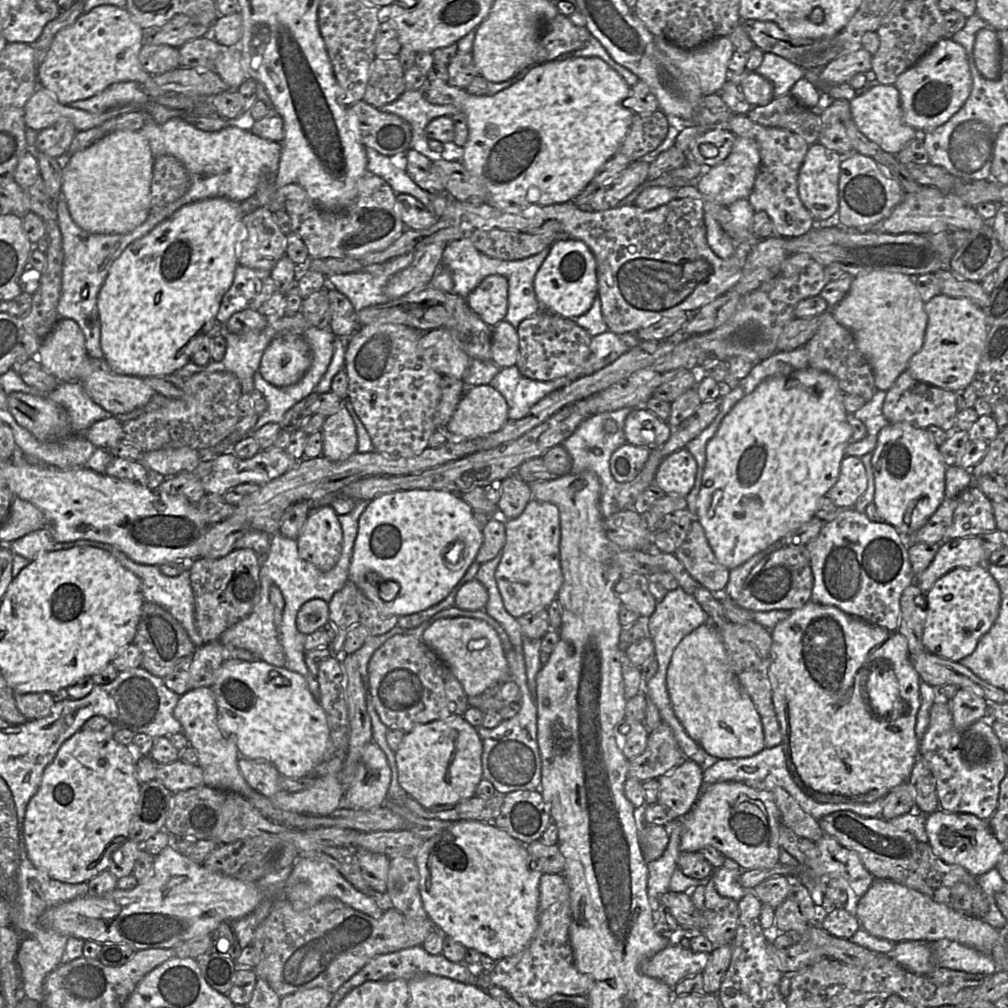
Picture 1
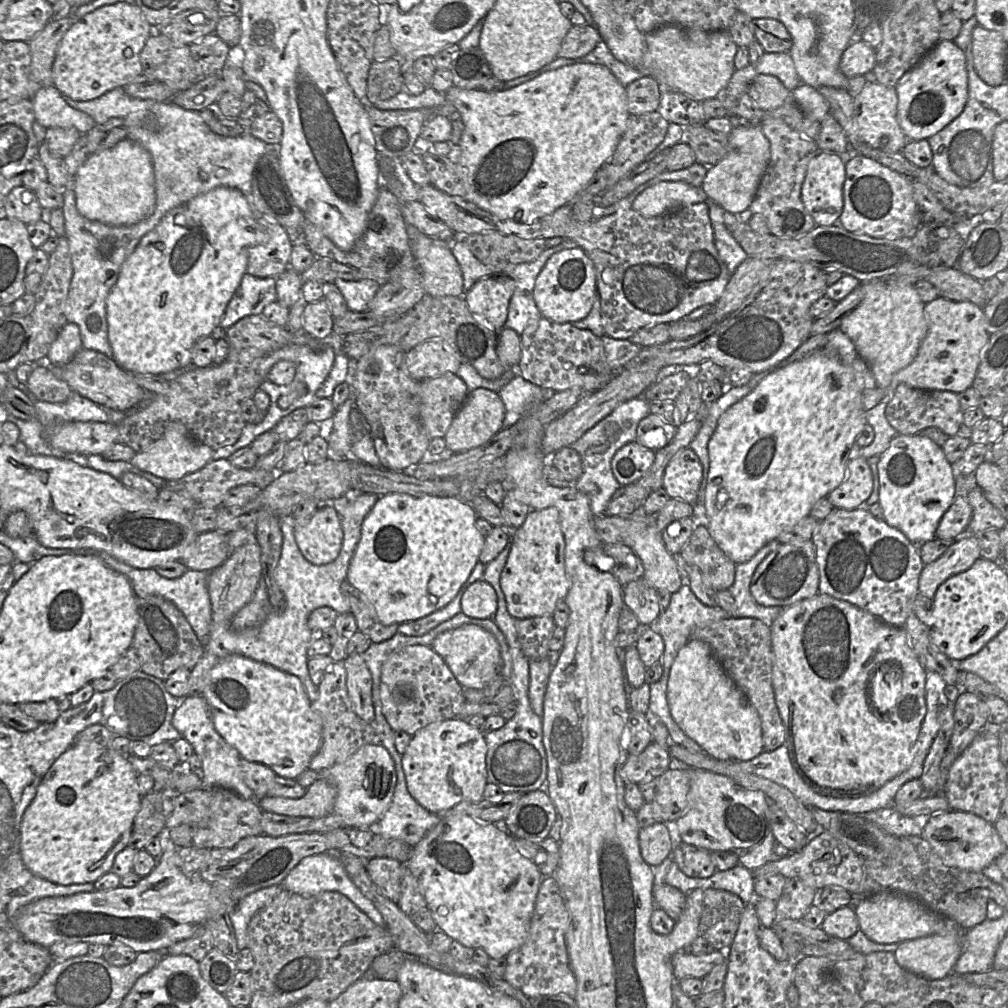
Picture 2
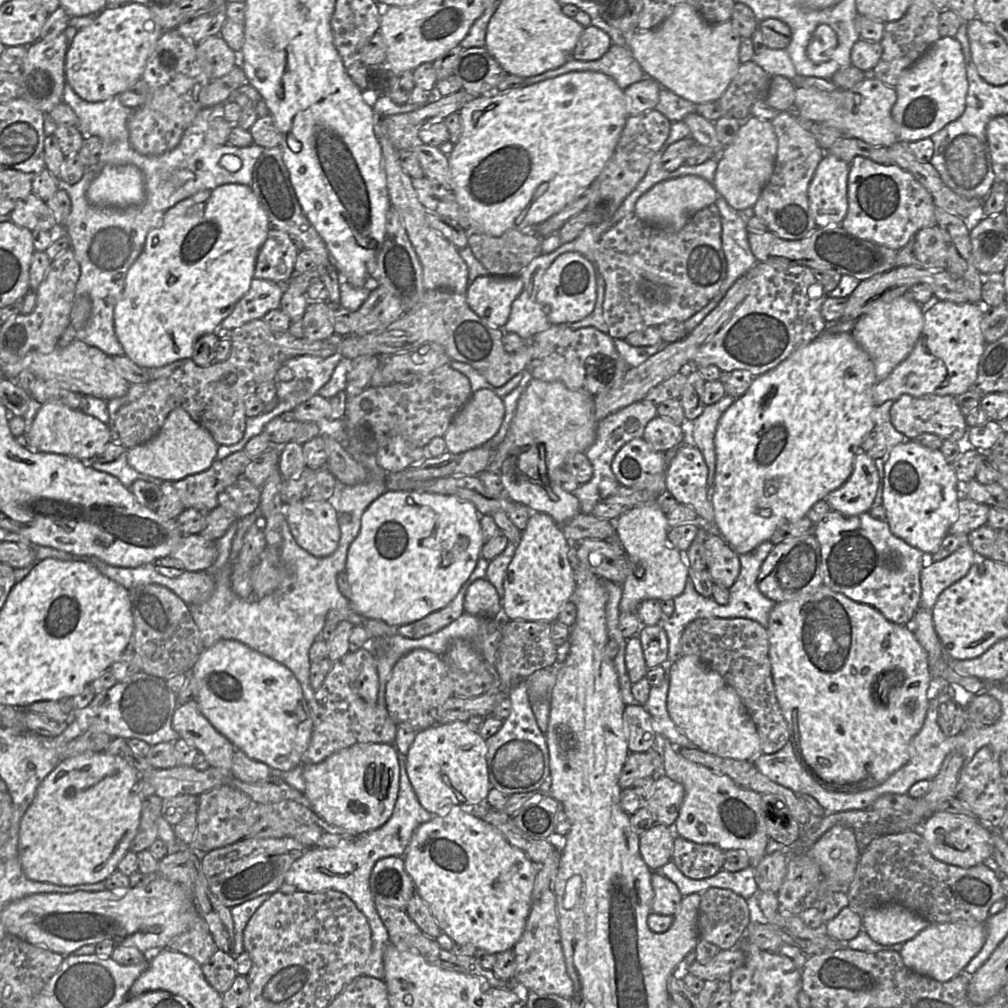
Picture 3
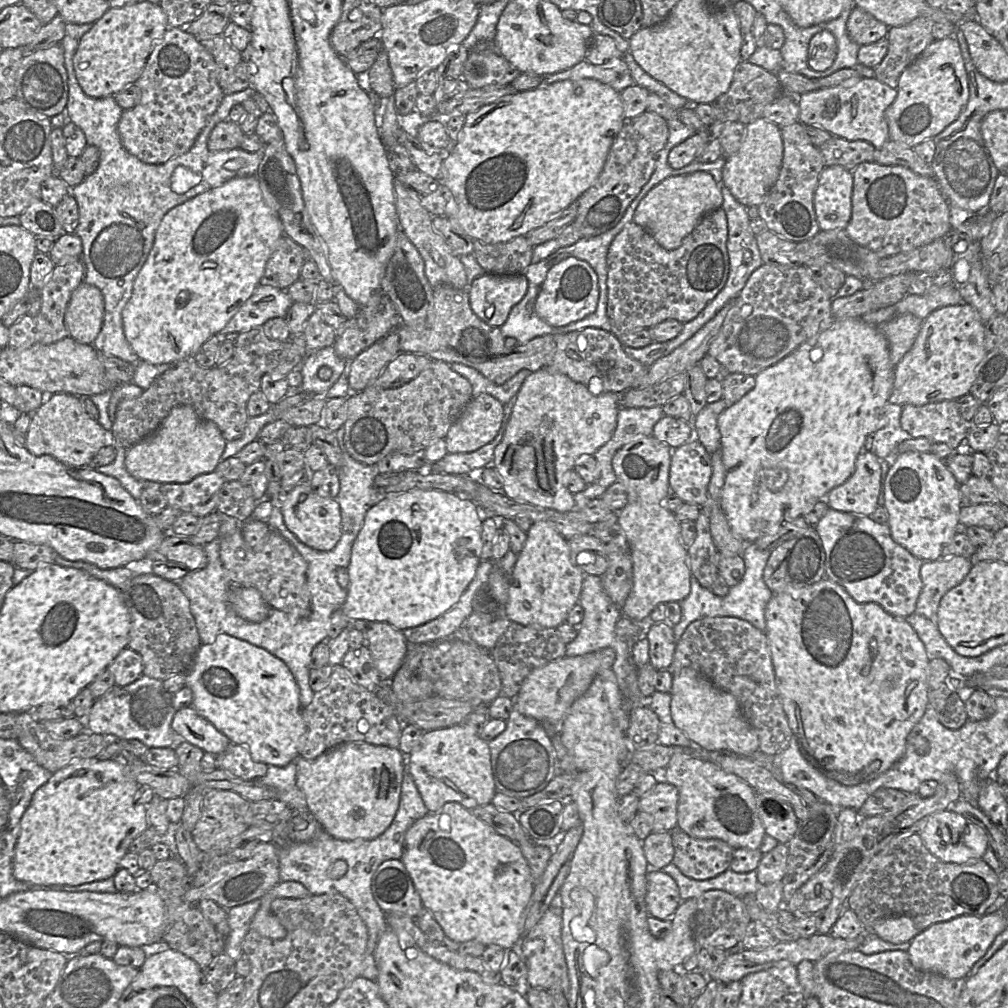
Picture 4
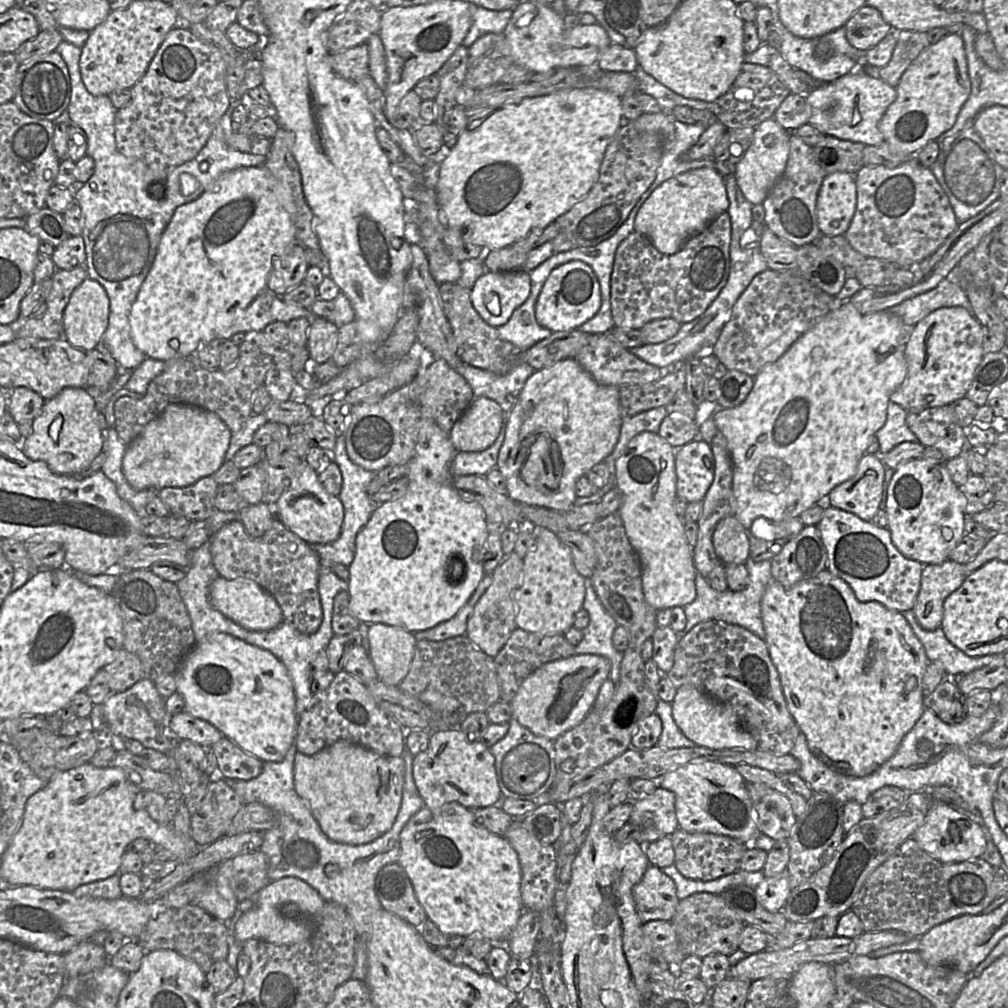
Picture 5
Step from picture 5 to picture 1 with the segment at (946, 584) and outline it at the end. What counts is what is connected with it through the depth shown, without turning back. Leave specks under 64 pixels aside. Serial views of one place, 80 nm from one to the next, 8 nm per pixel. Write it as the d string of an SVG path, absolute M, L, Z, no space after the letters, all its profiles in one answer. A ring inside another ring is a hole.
M967 536L941 542L928 568L915 579L926 594L943 575L956 568L972 568L983 564L983 543L979 536Z

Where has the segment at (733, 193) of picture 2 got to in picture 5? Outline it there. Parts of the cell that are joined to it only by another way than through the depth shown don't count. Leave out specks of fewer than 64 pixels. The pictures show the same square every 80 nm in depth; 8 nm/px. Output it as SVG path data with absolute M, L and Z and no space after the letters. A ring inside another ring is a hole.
M770 118L770 119L767 119L767 120L763 121L762 123L760 123L758 126L756 126L754 128L752 143L751 143L750 147L748 148L748 150L746 151L744 157L742 158L742 160L740 160L738 163L736 163L734 165L734 176L735 176L735 179L736 179L736 183L739 186L739 188L740 188L742 194L744 195L744 197L746 198L746 200L748 202L750 202L752 205L762 204L763 201L765 200L765 198L767 197L767 195L769 194L770 190L773 188L773 186L776 184L776 182L783 175L783 173L785 171L785 168L786 168L786 165L787 165L788 157L789 157L789 151L790 151L789 135L790 135L791 132L793 132L793 131L785 130L773 118Z

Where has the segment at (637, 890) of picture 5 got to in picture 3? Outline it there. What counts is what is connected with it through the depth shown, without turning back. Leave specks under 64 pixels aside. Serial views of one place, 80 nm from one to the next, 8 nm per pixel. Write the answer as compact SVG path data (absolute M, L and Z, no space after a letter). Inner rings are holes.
M658 871L652 873L651 884L654 890L652 912L673 917L683 899L678 887Z

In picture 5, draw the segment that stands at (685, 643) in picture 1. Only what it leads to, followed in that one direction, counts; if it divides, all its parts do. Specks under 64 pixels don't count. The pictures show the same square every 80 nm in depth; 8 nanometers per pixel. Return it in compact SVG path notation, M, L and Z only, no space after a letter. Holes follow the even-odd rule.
M683 685L677 688L671 705L672 717L677 727L697 746L714 750L757 749L756 740L741 727L735 711L729 704L720 702L692 686Z

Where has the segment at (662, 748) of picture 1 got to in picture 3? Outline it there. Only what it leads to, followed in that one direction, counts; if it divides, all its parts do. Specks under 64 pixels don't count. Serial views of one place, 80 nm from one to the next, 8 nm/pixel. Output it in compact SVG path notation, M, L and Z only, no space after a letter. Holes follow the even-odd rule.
M653 748L646 752L630 753L619 778L621 789L632 788L637 780L651 777L661 763L661 756Z

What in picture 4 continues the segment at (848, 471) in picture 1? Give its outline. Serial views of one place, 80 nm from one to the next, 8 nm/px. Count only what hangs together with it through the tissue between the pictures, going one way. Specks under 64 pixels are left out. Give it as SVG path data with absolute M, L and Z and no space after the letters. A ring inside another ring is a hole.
M861 452L852 476L828 493L829 507L841 512L871 516L879 506L880 460L884 459L871 452Z

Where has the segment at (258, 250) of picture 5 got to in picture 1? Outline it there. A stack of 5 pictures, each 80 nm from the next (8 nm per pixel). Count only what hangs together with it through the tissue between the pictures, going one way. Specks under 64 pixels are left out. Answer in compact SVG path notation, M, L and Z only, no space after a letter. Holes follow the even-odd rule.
M224 197L184 205L114 261L97 296L100 345L113 372L137 377L168 375L191 360L195 340L211 328L221 300L233 283L239 265L238 249L246 238L244 215L240 203Z

